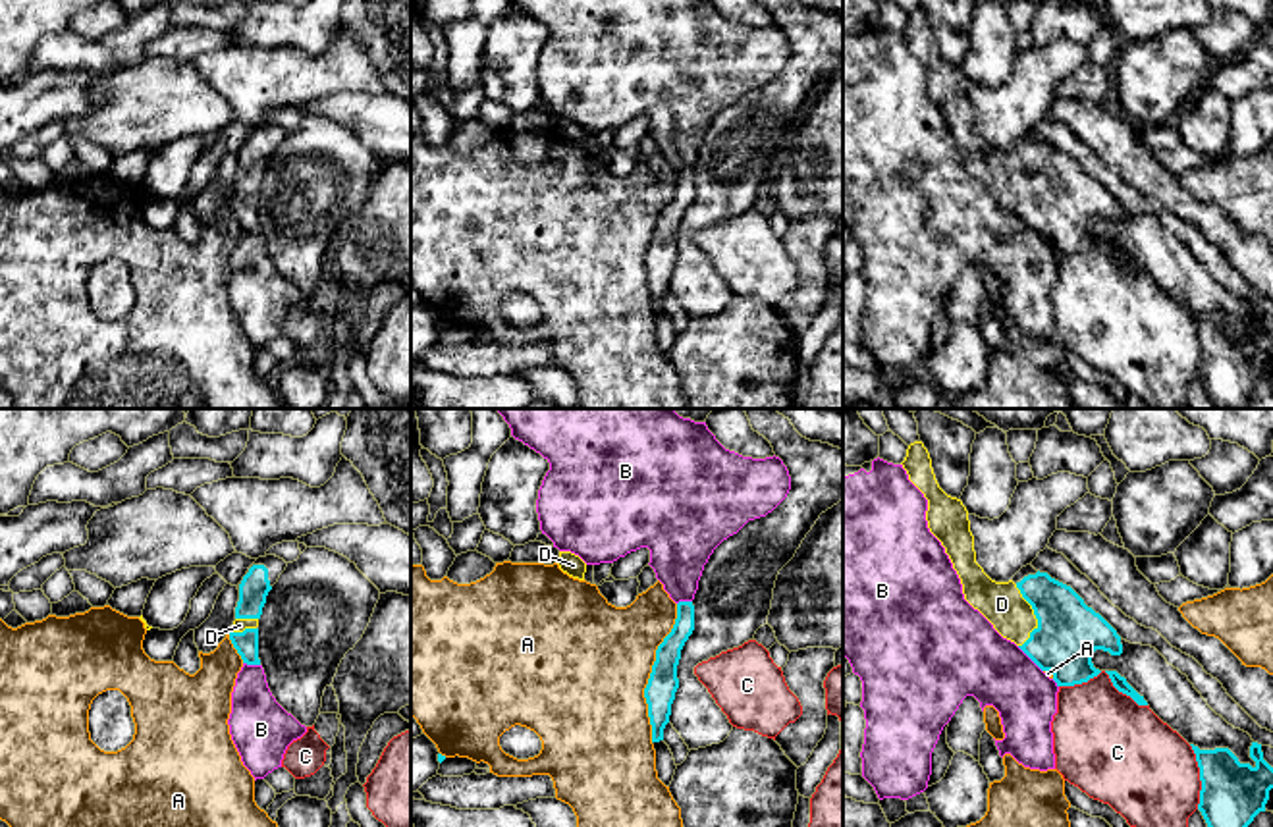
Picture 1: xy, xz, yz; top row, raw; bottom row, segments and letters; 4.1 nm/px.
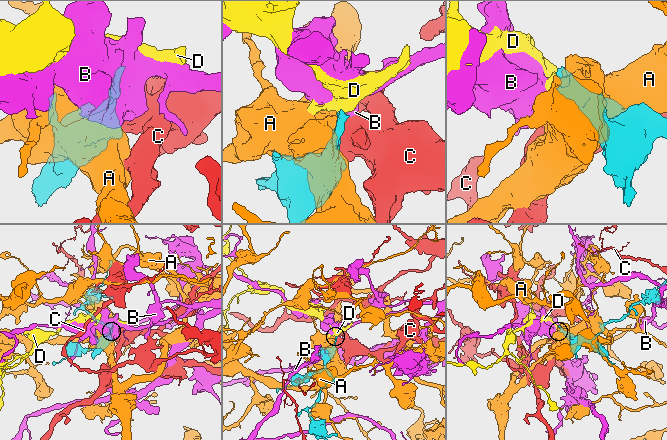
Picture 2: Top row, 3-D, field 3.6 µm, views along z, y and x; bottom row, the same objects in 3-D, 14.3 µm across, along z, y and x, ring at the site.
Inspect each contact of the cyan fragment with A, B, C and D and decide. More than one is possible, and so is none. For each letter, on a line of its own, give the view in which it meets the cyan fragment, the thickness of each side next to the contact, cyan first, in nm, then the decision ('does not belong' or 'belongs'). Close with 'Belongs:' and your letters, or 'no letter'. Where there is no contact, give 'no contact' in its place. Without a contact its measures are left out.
A: meets cyan in xz; 130 nm thick on the cyan side, 480 nm on the other; does not belong
B: meets cyan in yz; 260 nm thick on the cyan side, 320 nm on the other; does not belong
C: meets cyan in yz; 60 nm thick on the cyan side, 380 nm on the other; does not belong
D: meets cyan in yz; 260 nm thick on the cyan side, 180 nm on the other; belongs
Belongs: D

